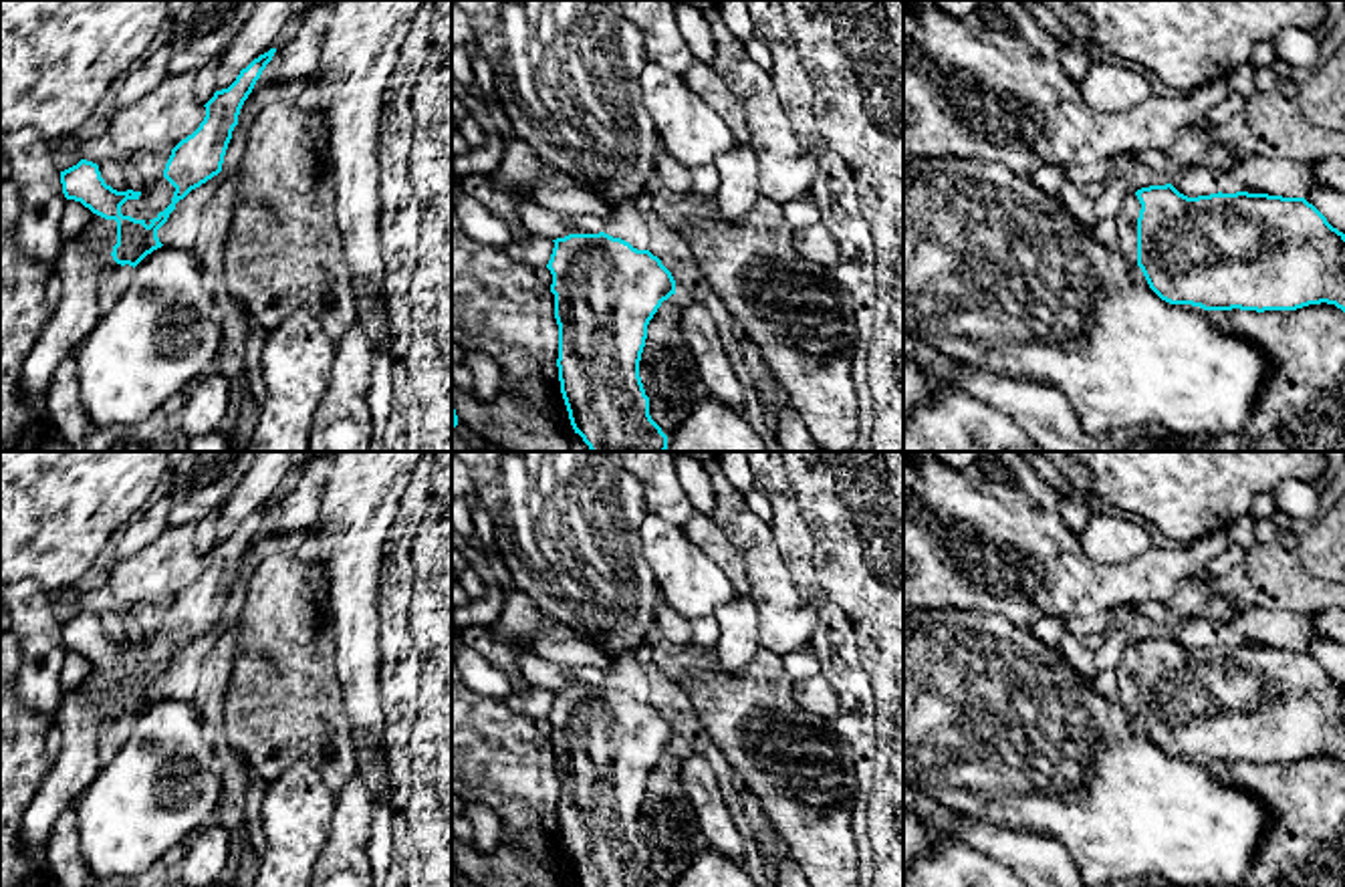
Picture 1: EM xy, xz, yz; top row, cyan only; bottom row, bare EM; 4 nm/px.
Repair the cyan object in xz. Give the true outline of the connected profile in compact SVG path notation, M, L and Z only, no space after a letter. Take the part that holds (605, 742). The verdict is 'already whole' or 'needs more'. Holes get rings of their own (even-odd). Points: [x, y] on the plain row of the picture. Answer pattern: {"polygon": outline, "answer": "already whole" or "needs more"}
{"polygon": "M605 683L553 693L557 818L575 885L665 887L649 867L639 812L649 772L676 746L671 724Z", "answer": "already whole"}

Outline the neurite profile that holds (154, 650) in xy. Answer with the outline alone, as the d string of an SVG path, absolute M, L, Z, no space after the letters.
M161 629L157 635L147 637L137 651L127 651L121 657L121 665L143 671L149 677L171 655L173 643L175 639Z

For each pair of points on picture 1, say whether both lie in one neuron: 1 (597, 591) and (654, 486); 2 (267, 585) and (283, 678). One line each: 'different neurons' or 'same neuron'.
1: different neurons
2: same neuron

